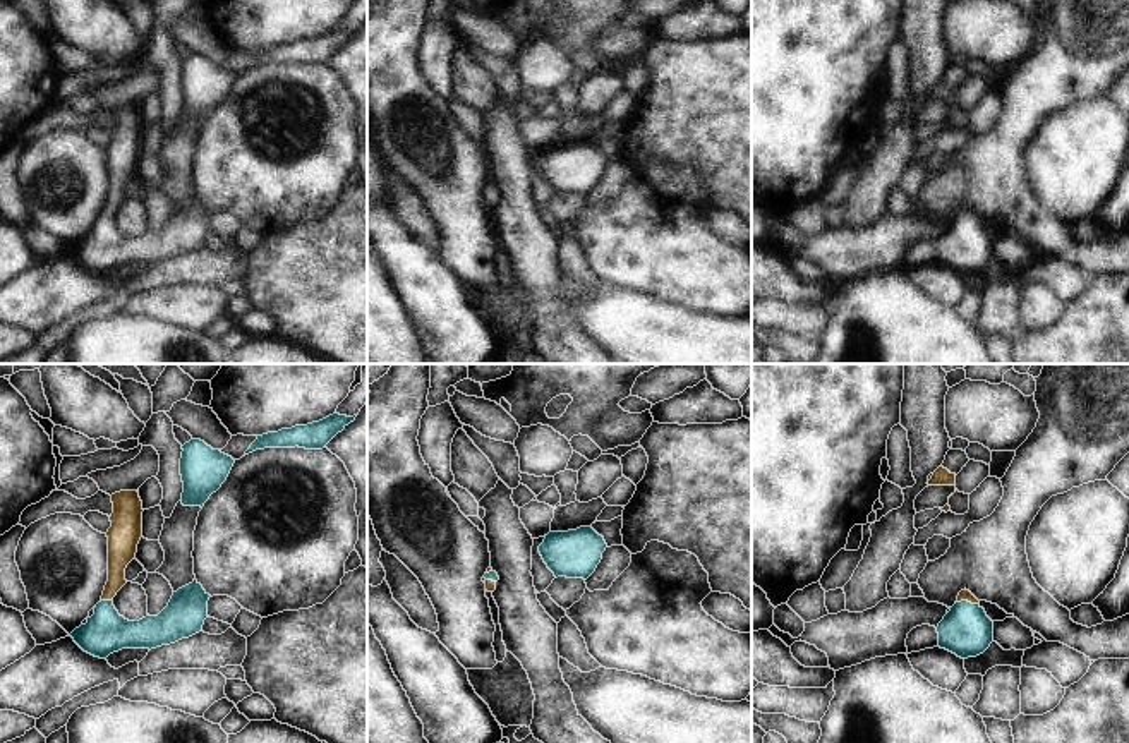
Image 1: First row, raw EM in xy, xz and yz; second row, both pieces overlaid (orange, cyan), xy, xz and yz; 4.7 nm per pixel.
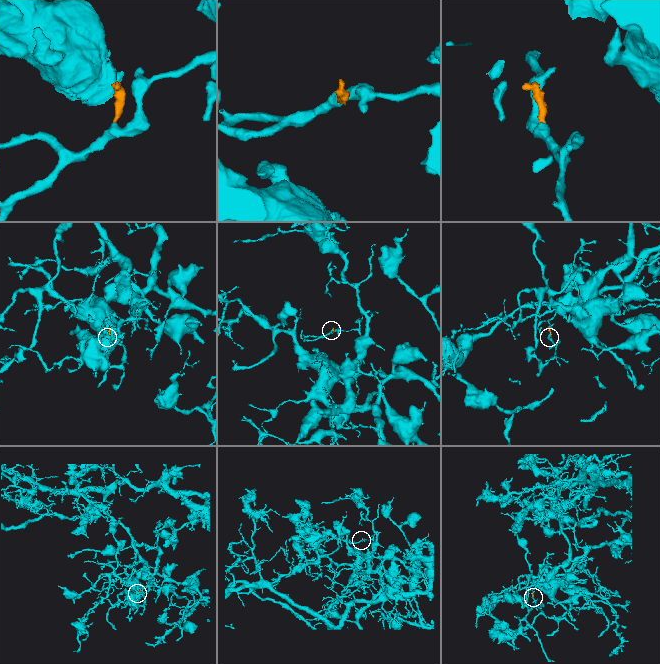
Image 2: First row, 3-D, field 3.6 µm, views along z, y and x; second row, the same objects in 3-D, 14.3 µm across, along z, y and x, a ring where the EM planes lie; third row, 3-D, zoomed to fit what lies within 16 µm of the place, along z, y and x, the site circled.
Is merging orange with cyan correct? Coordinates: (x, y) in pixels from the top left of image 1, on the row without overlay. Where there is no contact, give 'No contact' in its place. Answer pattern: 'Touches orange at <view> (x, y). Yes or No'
Touches orange at yz (966, 215). Yes.

